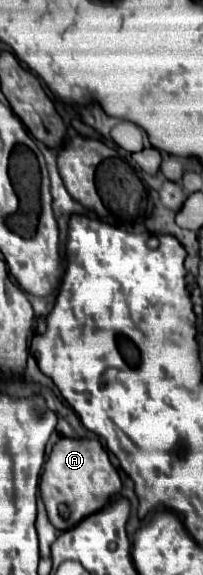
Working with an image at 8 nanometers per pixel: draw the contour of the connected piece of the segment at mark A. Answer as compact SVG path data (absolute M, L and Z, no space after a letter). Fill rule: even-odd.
M60 437L54 443L54 447L46 459L46 465L44 465L44 473L42 473L42 481L40 481L40 495L46 505L50 523L56 529L66 531L66 529L74 527L84 517L102 509L110 499L114 499L120 493L120 489L122 489L120 475L118 475L116 467L112 465L110 455L106 453L106 449L102 447L100 441ZM62 503L68 505L68 509L70 509L70 515L66 519L58 511L58 507Z

